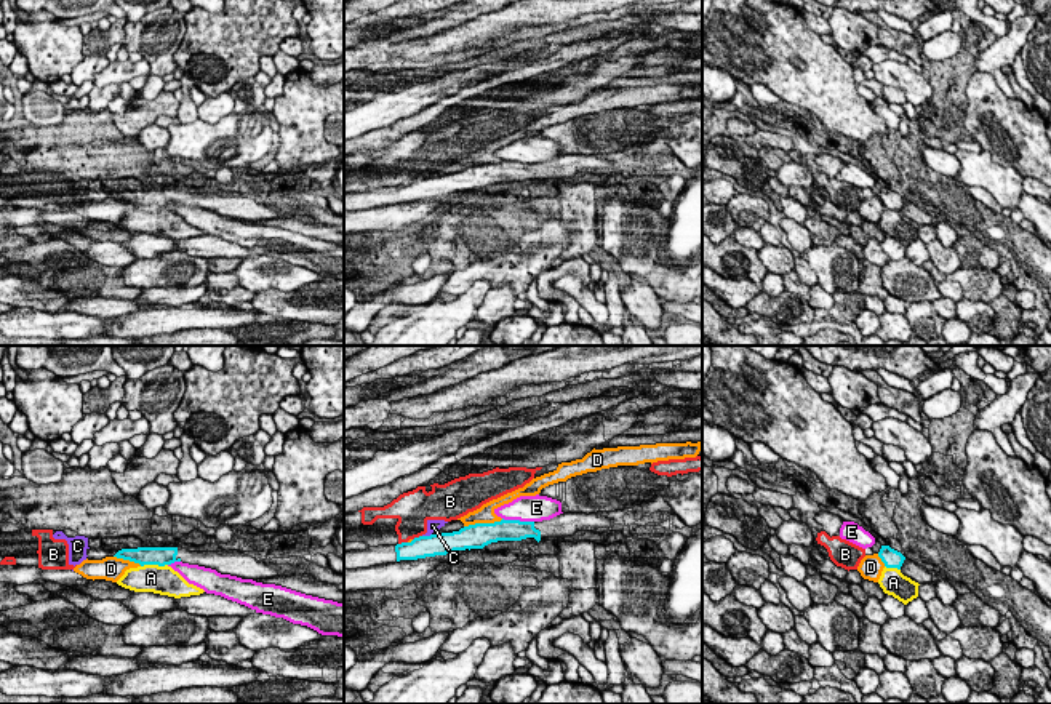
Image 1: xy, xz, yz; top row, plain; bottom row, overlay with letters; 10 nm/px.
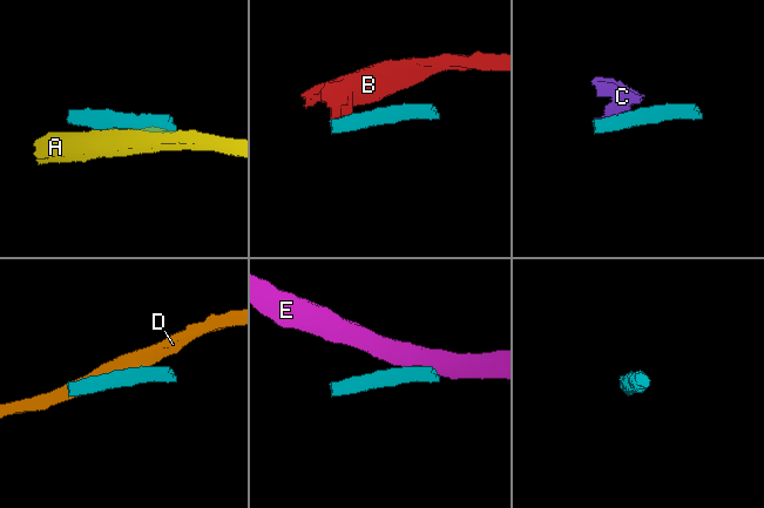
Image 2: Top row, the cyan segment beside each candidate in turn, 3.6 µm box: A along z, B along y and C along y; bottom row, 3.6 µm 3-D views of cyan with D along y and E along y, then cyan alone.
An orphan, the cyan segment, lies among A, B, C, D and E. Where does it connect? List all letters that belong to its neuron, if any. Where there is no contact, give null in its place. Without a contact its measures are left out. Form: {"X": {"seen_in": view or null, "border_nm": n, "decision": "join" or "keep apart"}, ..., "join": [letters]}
{"A": {"seen_in": "xy", "border_nm": 280, "decision": "keep apart"}, "B": {"seen_in": "xz", "border_nm": 110, "decision": "keep apart"}, "C": {"seen_in": "xz", "border_nm": 100, "decision": "keep apart"}, "D": {"seen_in": "xz", "border_nm": 400, "decision": "keep apart"}, "E": {"seen_in": "xz", "border_nm": 320, "decision": "keep apart"}, "join": []}

